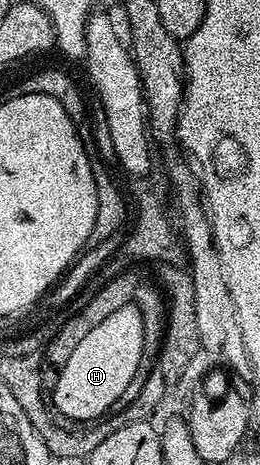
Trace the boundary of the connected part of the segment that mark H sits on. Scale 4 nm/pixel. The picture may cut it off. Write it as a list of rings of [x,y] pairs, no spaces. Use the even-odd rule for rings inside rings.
[[[130,302],[117,309],[117,313],[109,313],[101,325],[89,329],[77,349],[73,349],[69,361],[58,368],[55,392],[49,395],[54,410],[67,421],[106,416],[133,380],[137,367],[141,365],[142,351],[143,313],[134,302]]]

